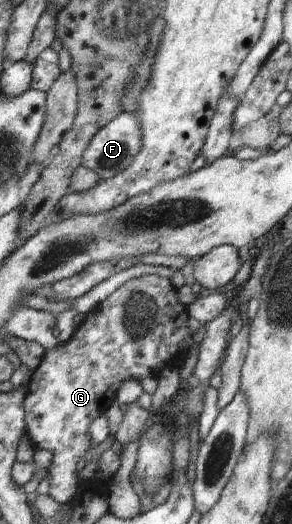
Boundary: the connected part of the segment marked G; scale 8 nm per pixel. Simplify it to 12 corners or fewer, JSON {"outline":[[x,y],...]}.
{"outline":[[170,279],[123,283],[44,353],[25,434],[75,502],[93,419],[195,345]]}

